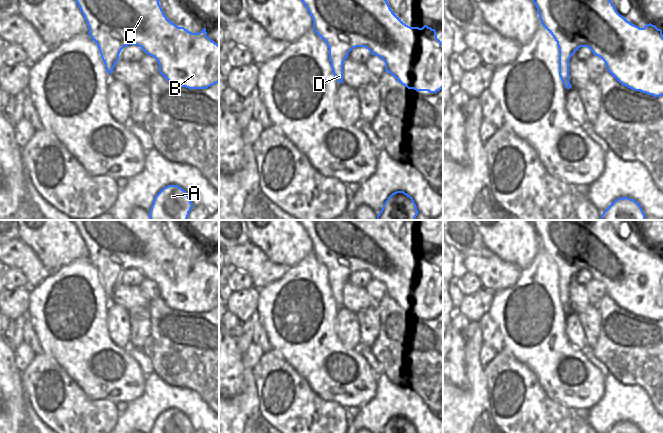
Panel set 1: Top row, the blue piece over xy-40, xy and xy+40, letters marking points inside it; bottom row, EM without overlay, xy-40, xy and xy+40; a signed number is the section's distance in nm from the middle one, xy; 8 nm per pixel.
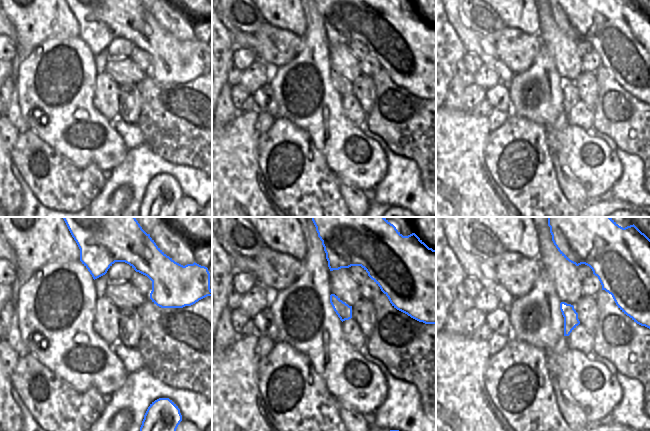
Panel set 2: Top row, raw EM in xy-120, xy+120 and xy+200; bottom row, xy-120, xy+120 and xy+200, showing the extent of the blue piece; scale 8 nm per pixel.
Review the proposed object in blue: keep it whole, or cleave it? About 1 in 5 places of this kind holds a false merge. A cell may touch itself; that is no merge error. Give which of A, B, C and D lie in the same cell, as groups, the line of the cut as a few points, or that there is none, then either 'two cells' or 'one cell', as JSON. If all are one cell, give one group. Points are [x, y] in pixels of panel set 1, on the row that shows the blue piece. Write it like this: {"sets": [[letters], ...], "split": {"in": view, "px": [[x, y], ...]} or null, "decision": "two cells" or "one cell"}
{"sets": [["A", "B", "C", "D"]], "split": null, "decision": "one cell"}

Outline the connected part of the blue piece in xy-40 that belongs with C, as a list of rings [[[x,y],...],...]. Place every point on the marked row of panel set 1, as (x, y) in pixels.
[[[75,0],[87,22],[89,36],[97,44],[101,58],[108,73],[112,75],[113,68],[119,60],[121,50],[128,45],[138,45],[146,54],[154,57],[159,64],[159,73],[172,85],[176,87],[186,87],[188,89],[206,89],[219,82],[219,45],[212,41],[204,28],[199,33],[192,33],[184,27],[178,27],[172,23],[164,14],[159,0]]]

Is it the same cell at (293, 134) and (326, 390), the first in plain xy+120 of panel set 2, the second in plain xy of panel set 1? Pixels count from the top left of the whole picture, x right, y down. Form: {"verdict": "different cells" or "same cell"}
{"verdict": "different cells"}

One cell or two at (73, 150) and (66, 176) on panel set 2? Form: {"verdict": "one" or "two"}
{"verdict": "two"}

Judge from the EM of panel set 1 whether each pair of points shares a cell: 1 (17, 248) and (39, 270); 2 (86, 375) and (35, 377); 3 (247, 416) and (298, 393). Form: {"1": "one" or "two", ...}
{"1": "one", "2": "two", "3": "two"}

